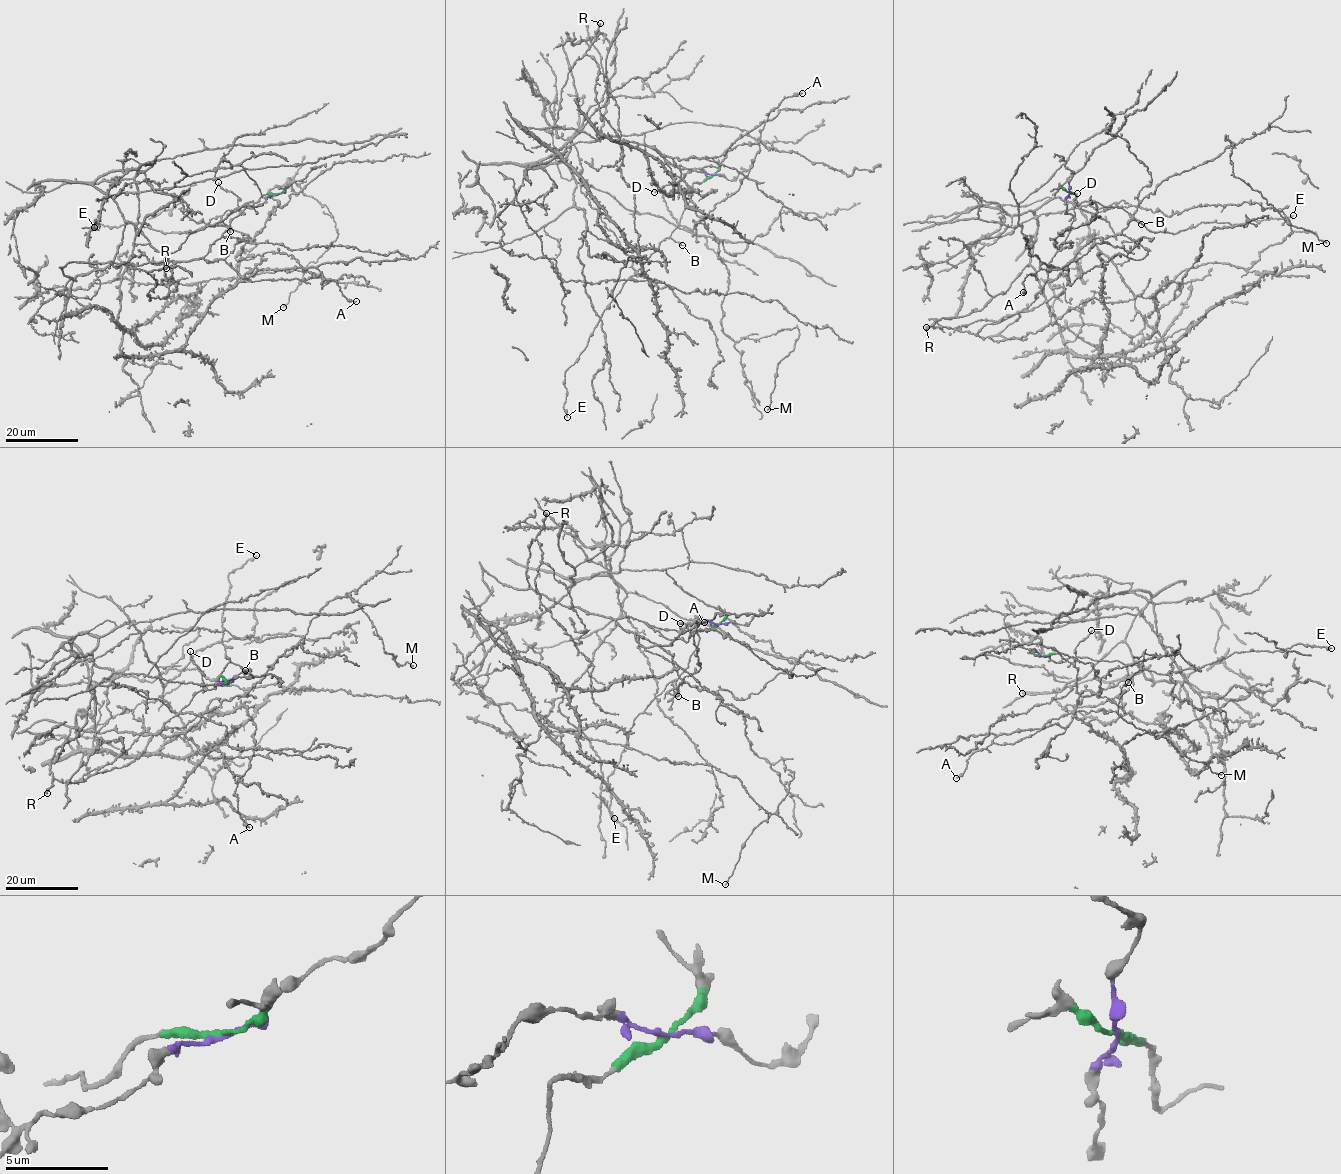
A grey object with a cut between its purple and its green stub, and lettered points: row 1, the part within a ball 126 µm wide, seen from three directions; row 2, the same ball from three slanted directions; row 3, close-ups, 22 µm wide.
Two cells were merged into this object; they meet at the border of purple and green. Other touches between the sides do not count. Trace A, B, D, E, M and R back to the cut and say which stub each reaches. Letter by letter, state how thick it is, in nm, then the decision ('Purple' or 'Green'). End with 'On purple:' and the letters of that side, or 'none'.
A: Thickness 150 nm. Purple
B: Thickness 150 nm. Green
D: Thickness 150 nm. Purple
E: Thickness 150 nm. Green
M: Thickness 130 nm. Purple
R: Thickness 360 nm. Purple
On purple: A, D, M, R

